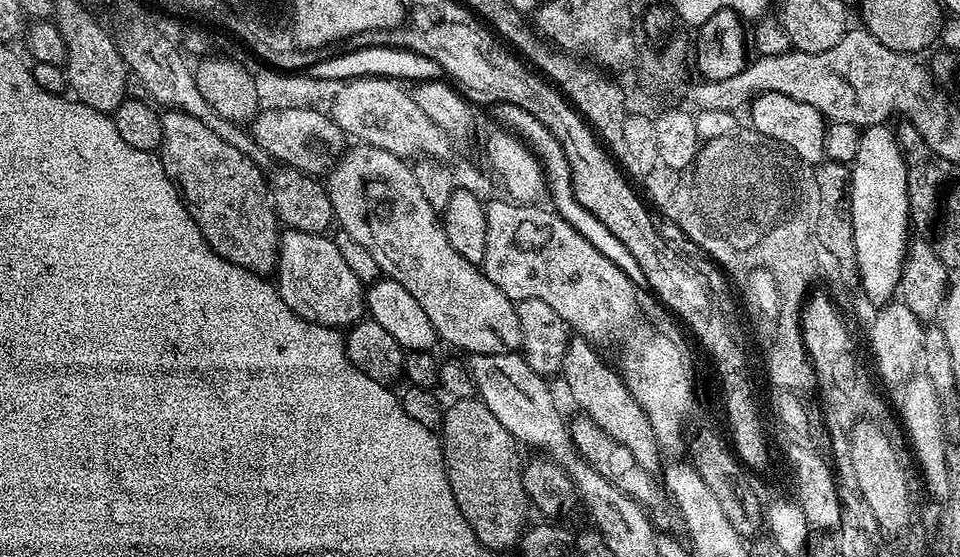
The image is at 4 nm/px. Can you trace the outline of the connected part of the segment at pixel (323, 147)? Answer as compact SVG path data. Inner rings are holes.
M265 108L251 121L250 133L258 146L271 154L273 161L281 160L281 165L315 178L331 172L333 164L346 151L344 131L329 116L313 108Z

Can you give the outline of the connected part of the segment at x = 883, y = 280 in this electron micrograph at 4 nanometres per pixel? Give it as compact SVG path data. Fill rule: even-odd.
M887 123L870 124L860 133L858 154L850 165L850 199L852 201L852 225L854 226L854 250L858 284L864 287L869 301L883 306L897 295L904 261L908 259L910 243L910 213L908 211L909 166L904 160L903 150L896 140L895 131Z

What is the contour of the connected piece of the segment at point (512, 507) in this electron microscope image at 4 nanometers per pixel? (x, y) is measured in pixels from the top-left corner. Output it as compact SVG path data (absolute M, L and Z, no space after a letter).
M479 398L452 400L444 413L442 443L458 510L468 524L478 526L479 538L522 541L530 527L530 501L524 481L526 464L520 461L521 449L510 430L490 414Z

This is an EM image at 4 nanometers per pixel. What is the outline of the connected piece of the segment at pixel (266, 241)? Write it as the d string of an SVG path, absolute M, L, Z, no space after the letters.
M168 110L160 117L162 122L162 142L158 155L166 174L176 187L180 189L180 196L188 213L194 218L202 238L222 258L250 270L254 274L265 278L271 277L276 271L279 261L279 244L282 233L281 225L270 203L270 188L264 185L265 173L258 165L239 150L234 150L229 143L223 142L217 134L204 125L190 113Z

